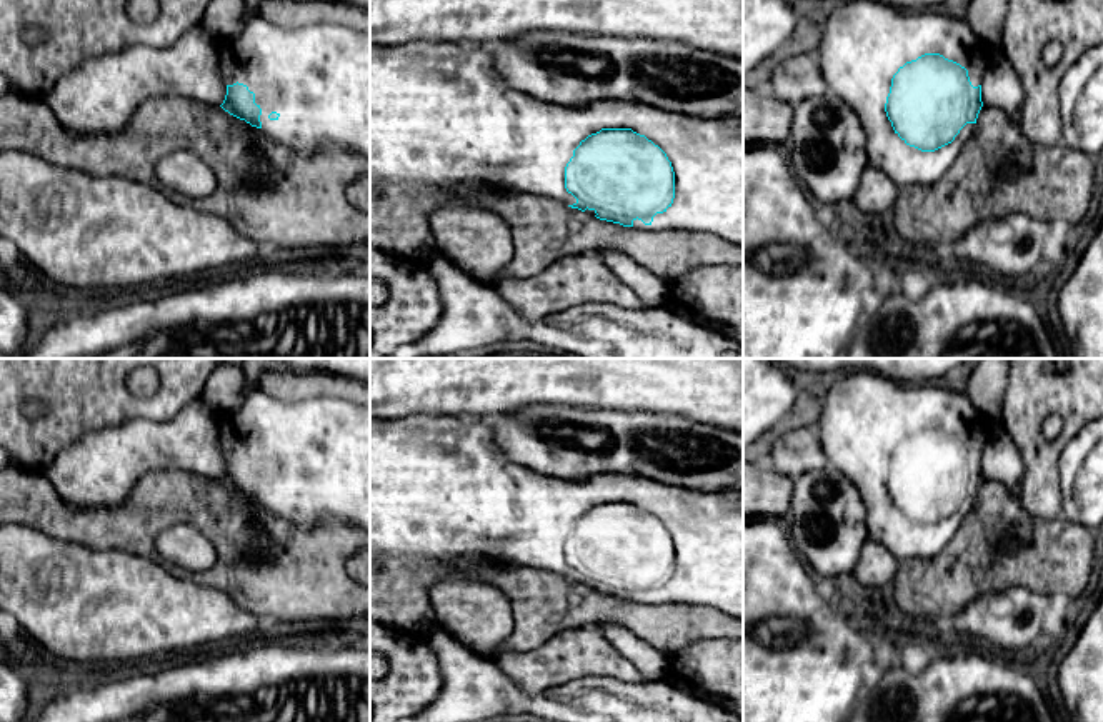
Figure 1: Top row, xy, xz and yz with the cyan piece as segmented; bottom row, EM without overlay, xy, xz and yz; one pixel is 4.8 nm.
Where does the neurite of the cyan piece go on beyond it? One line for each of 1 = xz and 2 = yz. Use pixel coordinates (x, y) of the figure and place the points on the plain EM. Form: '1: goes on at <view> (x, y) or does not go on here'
1: goes on at xz (439, 486)
2: goes on at yz (862, 416)

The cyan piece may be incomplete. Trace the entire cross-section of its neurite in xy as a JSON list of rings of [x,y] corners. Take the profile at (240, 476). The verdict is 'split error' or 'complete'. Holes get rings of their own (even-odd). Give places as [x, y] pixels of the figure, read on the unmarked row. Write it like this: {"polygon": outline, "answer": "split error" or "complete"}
{"polygon": [[[255,387],[240,409],[217,415],[217,429],[227,459],[227,469],[220,479],[225,485],[260,502],[307,532],[325,517],[335,517],[370,532],[368,405],[337,397],[280,400]]], "answer": "split error"}

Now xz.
{"polygon": [[[407,415],[370,419],[370,554],[380,559],[432,559],[485,554],[490,559],[558,574],[593,590],[638,604],[685,604],[710,607],[743,620],[743,490],[700,492],[661,485],[656,480],[628,474],[598,474],[581,480],[555,479],[512,462],[495,445],[492,429],[478,419],[460,415]]], "answer": "split error"}

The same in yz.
{"polygon": [[[868,370],[838,372],[826,379],[811,424],[820,432],[828,464],[856,485],[865,502],[870,539],[886,547],[898,562],[931,559],[948,545],[971,510],[983,480],[981,455],[990,430],[965,392],[940,382],[895,382]]], "answer": "split error"}

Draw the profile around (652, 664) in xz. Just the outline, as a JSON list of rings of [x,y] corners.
[[[606,622],[598,629],[605,639],[626,657],[646,680],[660,680],[666,672],[668,657],[645,644],[620,624]]]

